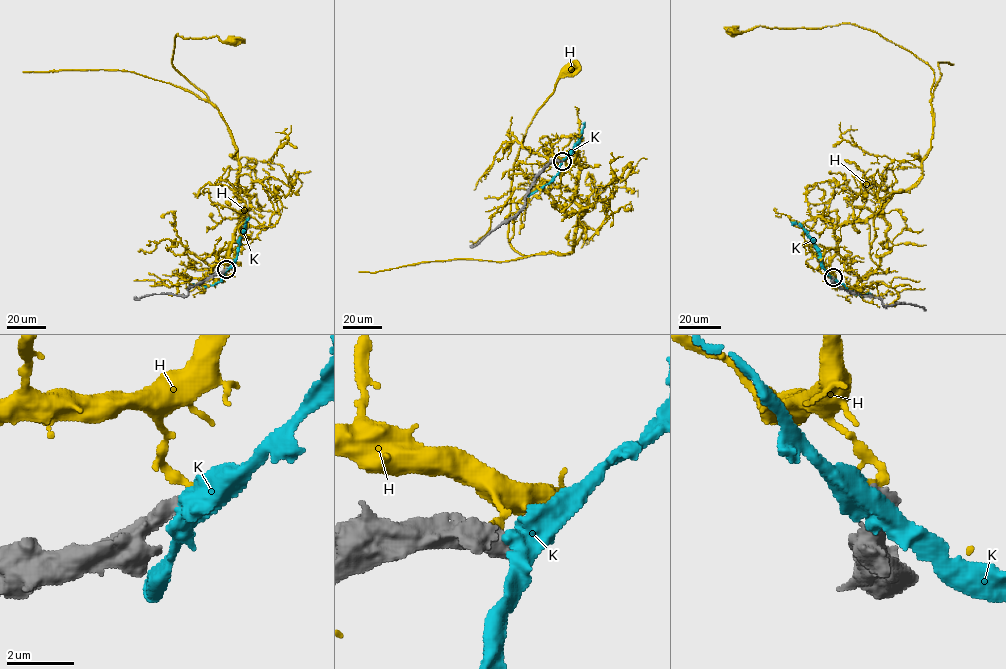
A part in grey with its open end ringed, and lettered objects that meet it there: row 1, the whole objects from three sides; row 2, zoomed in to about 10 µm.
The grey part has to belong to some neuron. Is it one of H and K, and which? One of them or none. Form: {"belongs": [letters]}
{"belongs": []}

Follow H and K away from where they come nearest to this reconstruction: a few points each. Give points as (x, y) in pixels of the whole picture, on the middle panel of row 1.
H: (562, 161), (577, 163), (574, 201), (585, 208), (573, 249), (522, 255), (508, 238), (514, 162), (567, 69)
K: (561, 161), (573, 149), (584, 122)

